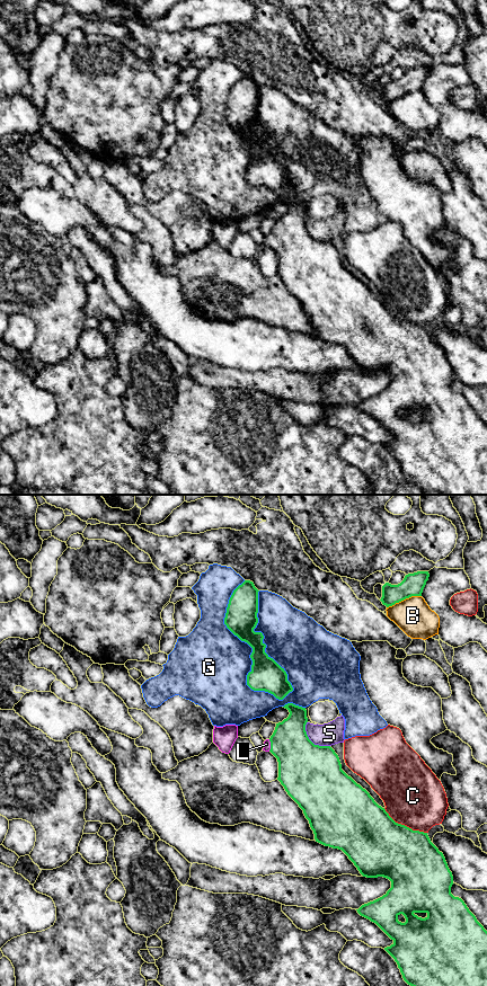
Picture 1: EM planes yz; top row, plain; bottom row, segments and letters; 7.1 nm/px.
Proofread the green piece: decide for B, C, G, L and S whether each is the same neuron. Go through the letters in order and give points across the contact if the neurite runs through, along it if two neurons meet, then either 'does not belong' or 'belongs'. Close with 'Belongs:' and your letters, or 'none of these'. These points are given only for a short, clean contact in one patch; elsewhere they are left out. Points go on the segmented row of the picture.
B: does not belong
C: does not belong
G: does not belong
L: across yz (300, 762), (283, 745), (271, 745), (266, 744) | belongs
S: does not belong
Belongs: L

